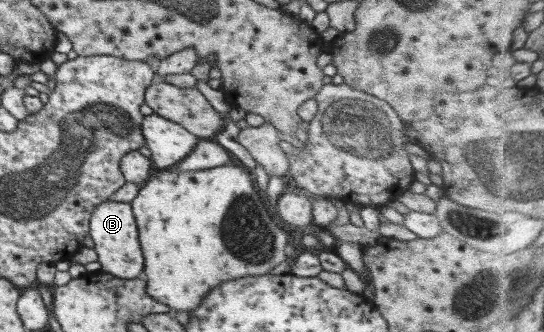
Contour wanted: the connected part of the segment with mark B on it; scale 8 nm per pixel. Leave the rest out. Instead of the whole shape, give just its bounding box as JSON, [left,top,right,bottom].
[88,200,144,280]

